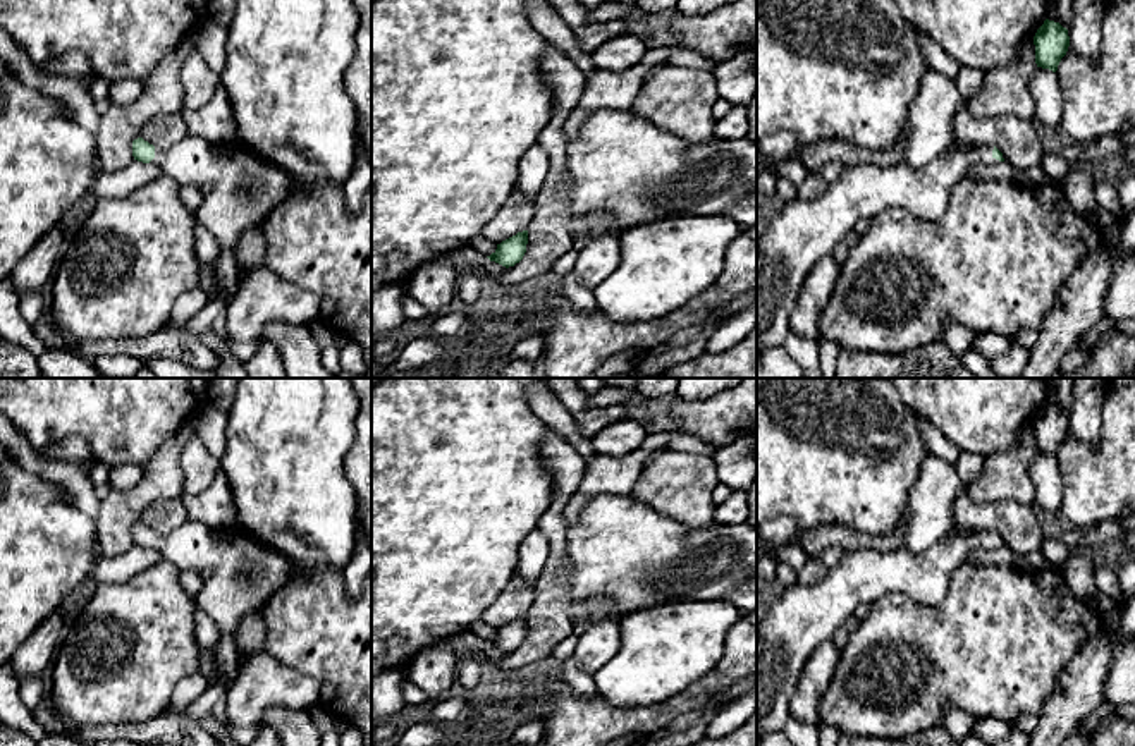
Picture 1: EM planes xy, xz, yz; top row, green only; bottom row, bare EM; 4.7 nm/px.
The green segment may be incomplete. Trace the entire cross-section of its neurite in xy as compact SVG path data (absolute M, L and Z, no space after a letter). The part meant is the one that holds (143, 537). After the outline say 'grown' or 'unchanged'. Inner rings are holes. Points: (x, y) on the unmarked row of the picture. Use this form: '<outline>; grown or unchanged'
M196 521L169 535L158 535L143 523L132 526L134 545L156 550L179 569L210 571L196 603L222 634L234 634L246 615L261 610L291 574L291 564L277 550L255 541L237 524L232 529L224 543L213 526Z; grown

